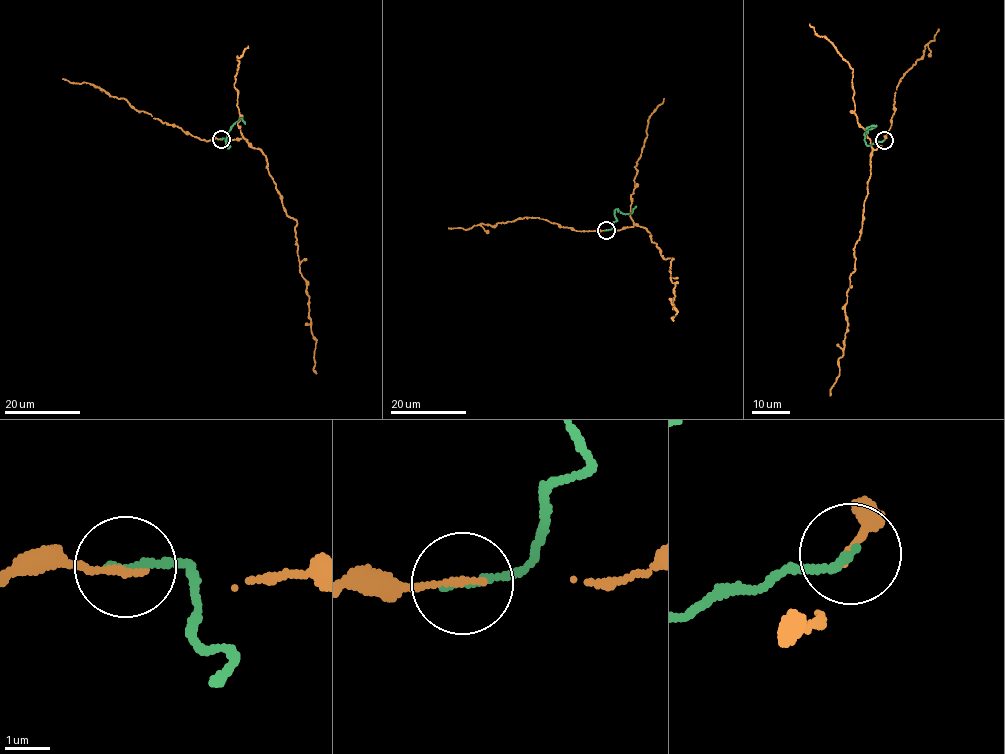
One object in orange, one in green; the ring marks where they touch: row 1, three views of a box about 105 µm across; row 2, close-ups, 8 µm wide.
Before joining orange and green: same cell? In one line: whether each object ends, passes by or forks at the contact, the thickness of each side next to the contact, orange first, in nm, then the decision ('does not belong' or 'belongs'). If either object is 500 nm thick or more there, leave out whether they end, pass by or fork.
orange ends; green ends; calibres 160 and 160 nm; does not belong

